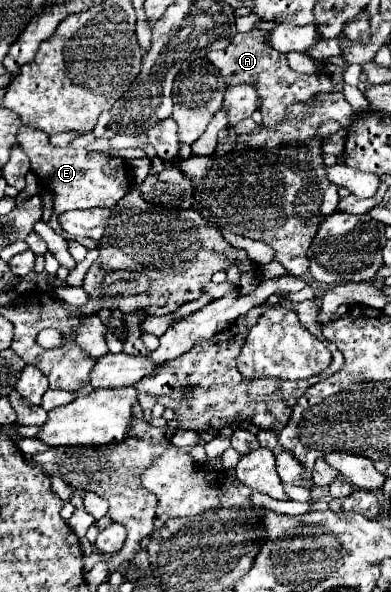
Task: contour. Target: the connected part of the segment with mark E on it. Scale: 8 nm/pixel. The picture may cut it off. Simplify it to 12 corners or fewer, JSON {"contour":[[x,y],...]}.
{"contour":[[22,126],[18,142],[52,192],[54,216],[112,208],[128,164],[86,148],[56,148]]}

